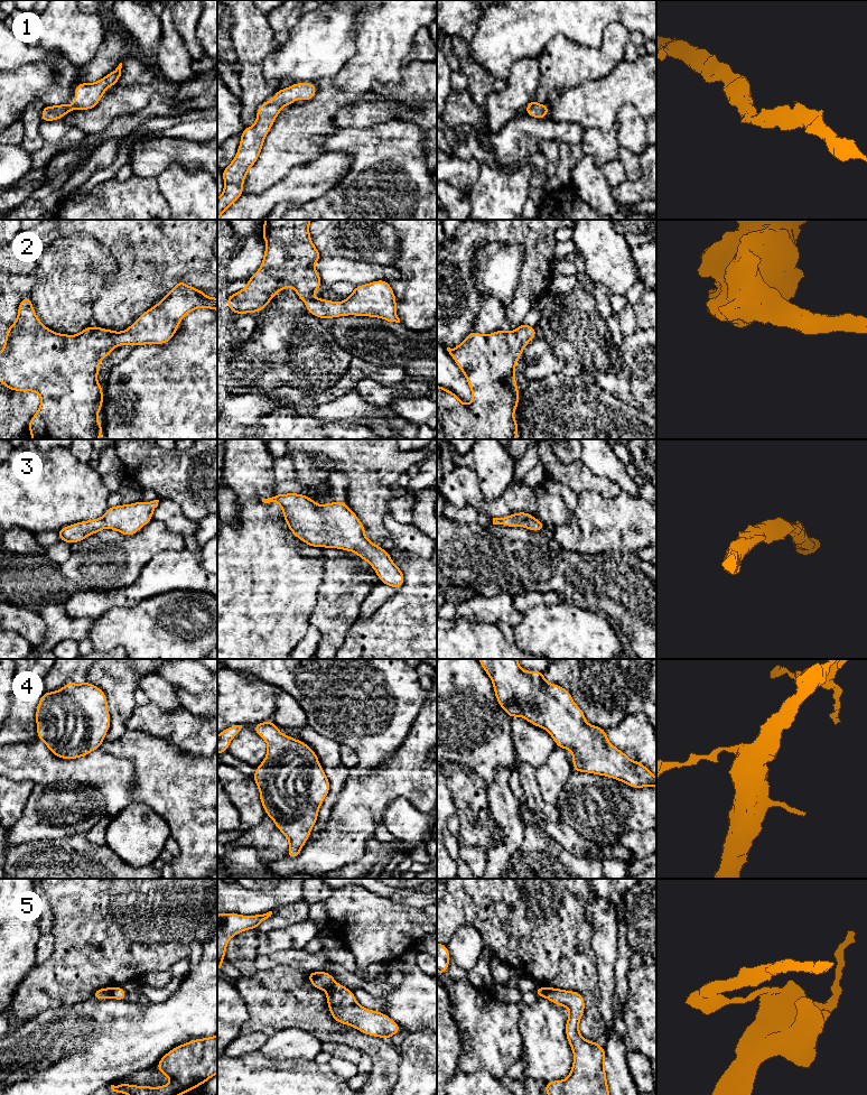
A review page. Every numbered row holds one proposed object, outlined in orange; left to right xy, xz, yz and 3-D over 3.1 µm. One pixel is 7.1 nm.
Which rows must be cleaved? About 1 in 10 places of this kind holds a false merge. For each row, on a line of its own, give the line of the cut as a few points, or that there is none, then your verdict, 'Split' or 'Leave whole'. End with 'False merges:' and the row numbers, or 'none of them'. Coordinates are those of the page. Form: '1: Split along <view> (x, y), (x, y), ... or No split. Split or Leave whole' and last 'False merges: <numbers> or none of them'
1: No split. Leave whole
2: No split. Leave whole
3: No split. Leave whole
4: No split. Leave whole
5: Split along yz (544, 987), (542, 996). Split
False merges: 5

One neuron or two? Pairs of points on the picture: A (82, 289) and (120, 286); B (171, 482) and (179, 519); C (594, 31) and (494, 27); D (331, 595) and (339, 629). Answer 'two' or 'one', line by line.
A: two
B: two
C: one
D: one

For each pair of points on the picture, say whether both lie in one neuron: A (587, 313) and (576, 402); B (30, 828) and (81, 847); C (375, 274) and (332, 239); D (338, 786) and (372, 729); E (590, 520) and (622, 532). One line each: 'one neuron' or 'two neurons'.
A: two neurons
B: two neurons
C: two neurons
D: two neurons
E: one neuron

